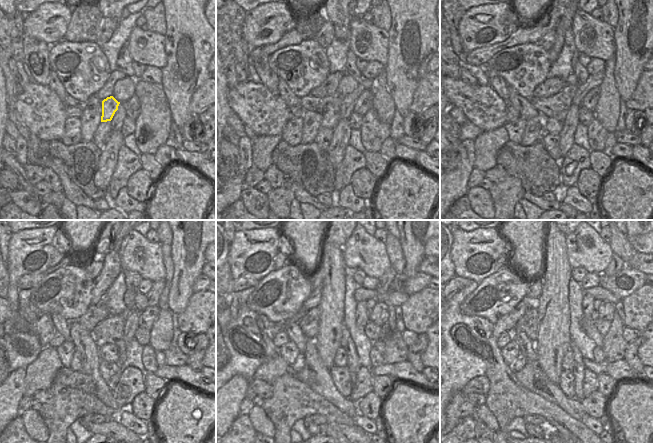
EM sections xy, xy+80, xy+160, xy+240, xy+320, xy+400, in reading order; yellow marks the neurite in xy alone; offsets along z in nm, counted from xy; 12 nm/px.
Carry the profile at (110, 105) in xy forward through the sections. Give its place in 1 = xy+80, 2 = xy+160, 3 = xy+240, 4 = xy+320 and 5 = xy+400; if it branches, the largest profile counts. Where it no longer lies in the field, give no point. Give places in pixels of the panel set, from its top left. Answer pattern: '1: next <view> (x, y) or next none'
1: next xy+80 (330, 117)
2: next xy+160 (552, 126)
3: next xy+240 (107, 352)
4: next xy+320 (340, 360)
5: next xy+400 (568, 361)

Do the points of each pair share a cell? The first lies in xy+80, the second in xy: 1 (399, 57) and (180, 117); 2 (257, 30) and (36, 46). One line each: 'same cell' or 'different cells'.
1: same cell
2: different cells

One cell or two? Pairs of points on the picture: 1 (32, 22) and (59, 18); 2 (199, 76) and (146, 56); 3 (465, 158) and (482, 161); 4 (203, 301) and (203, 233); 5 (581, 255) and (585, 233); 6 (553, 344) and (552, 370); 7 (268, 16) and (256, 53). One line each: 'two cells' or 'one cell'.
1: one cell
2: two cells
3: two cells
4: two cells
5: one cell
6: one cell
7: two cells

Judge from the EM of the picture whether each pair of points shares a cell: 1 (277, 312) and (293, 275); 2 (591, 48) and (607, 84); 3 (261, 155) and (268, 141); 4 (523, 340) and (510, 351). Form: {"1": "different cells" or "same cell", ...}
{"1": "same cell", "2": "different cells", "3": "same cell", "4": "different cells"}

